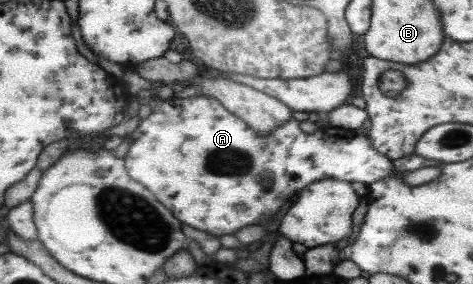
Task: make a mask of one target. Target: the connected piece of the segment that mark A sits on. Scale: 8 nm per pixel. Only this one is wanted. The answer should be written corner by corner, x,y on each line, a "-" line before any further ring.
201,95
191,96
189,98
174,97
153,108
153,112
147,117
147,120
143,120
139,124
139,128
135,128
135,132
128,134
130,138
129,151
124,158
125,166
129,176
137,182
141,182
145,188
149,188
157,200
161,204
165,204
171,214
181,220
183,224
191,226
197,230
208,232
213,236
221,237
224,234
235,234
239,229
251,225
258,225
263,221
269,221
273,218
273,215
277,215
281,208
289,202
292,196
299,195
299,192
303,191
306,187
313,184
313,182
319,182
326,178
335,178
343,182
363,182
369,186
372,182
377,182
386,176
395,176
401,181
406,182
407,187
416,188
417,186
425,185
425,182
431,182
435,178
441,176
441,170
439,168
425,167
413,172
405,172
404,174
397,173
394,170
393,161
387,158
384,154
381,154
372,144
370,138
366,134
358,135
354,131
345,130
344,128
333,128
331,126
321,126
315,132
307,134
303,132
300,127
300,122
297,119
291,117
288,121
271,131
268,135
262,137
257,131
254,131
246,122
243,122
238,116
231,114
218,100
211,97
205,97

